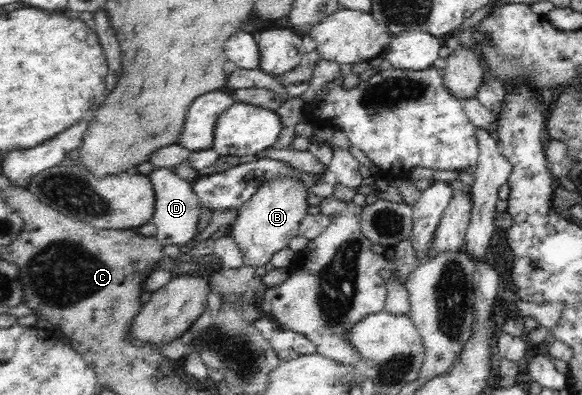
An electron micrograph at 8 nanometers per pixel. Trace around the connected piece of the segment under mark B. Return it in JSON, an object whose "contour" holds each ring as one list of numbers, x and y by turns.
{"contour":[[270,180,264,184,238,211,238,218,229,235,242,253,245,265,252,268,269,263,275,252,299,236,299,225,308,215,308,187,298,180]]}

